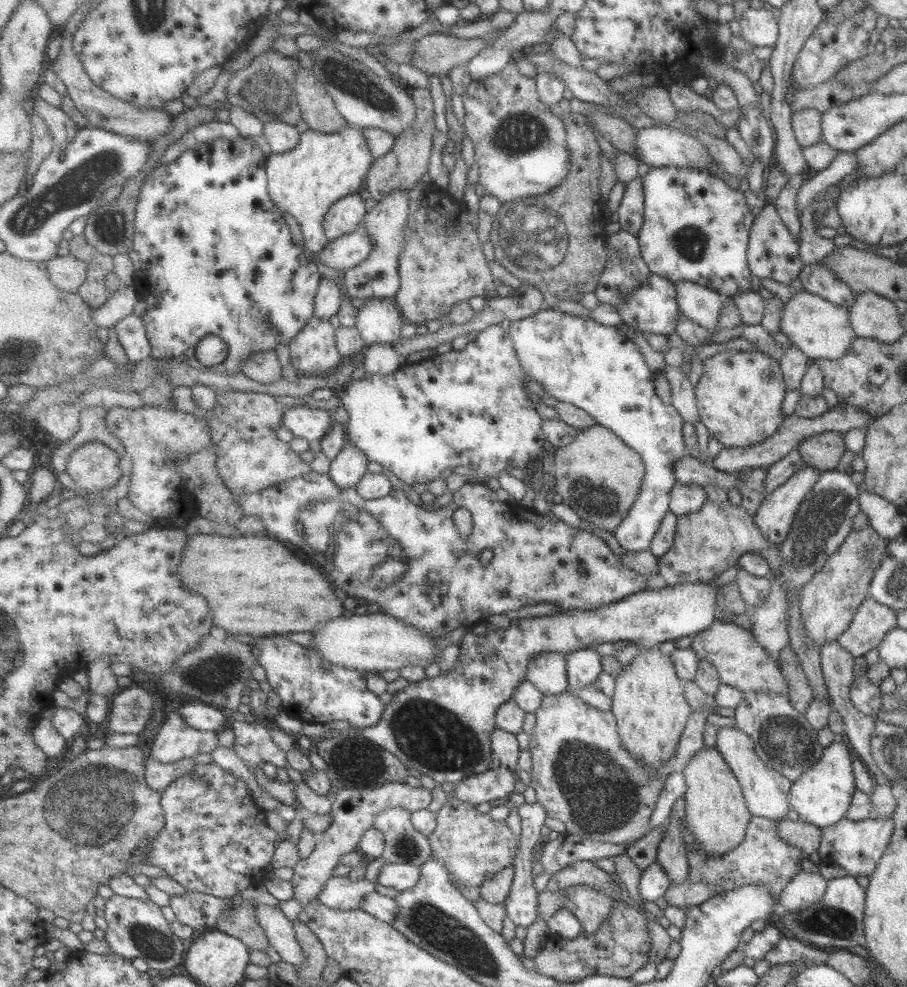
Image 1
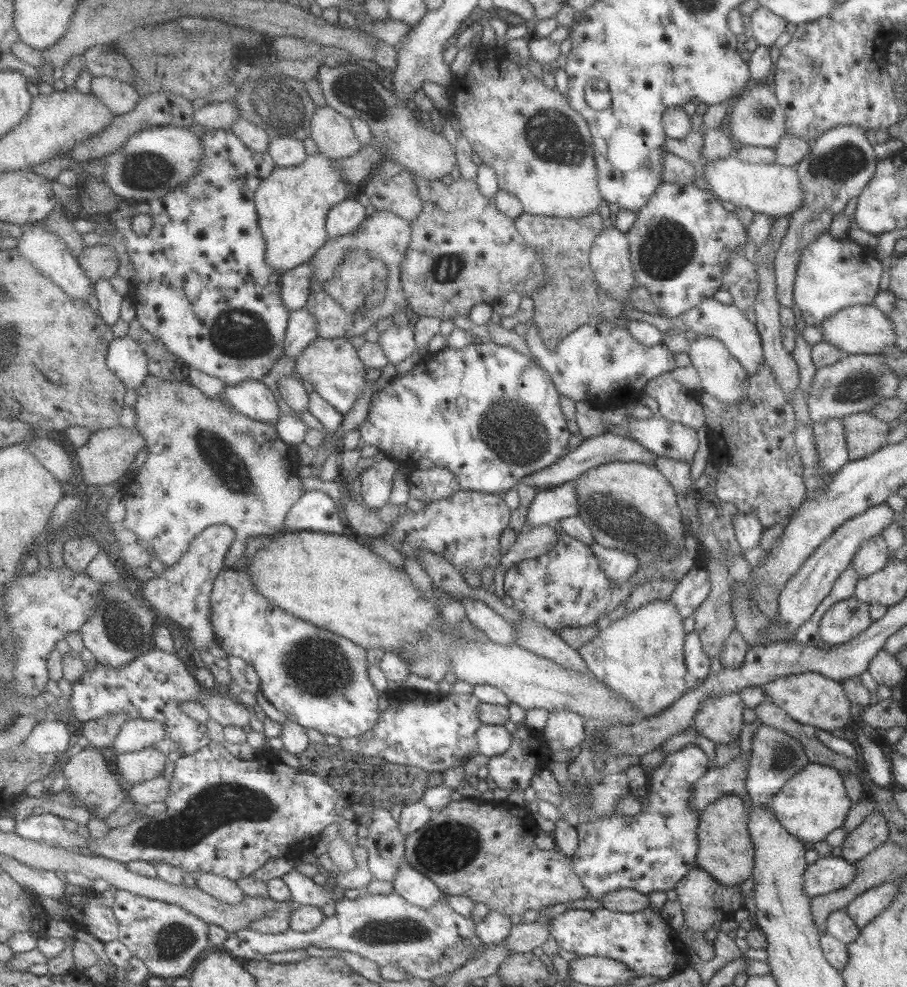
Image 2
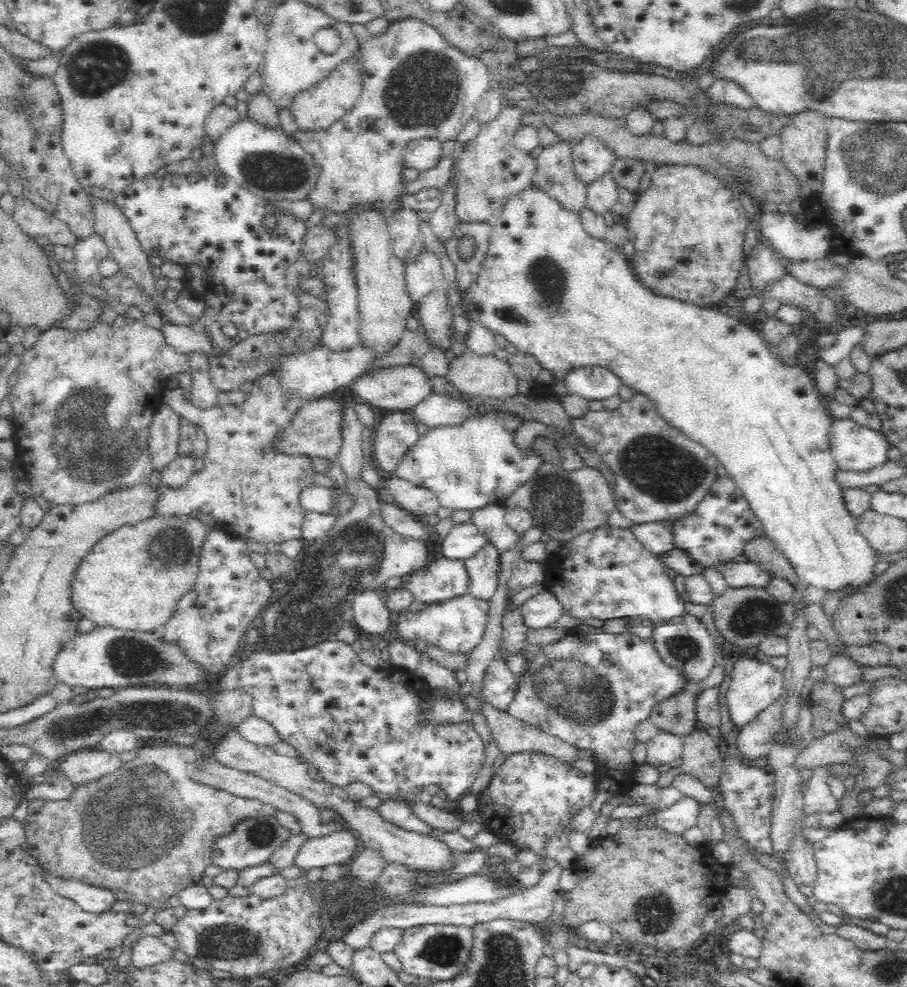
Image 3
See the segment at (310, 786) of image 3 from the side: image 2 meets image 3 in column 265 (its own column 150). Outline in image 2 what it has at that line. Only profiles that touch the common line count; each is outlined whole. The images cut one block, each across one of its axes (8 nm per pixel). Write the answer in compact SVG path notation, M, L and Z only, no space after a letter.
M155 746L117 756L117 768L126 788L159 777L165 770L167 754Z

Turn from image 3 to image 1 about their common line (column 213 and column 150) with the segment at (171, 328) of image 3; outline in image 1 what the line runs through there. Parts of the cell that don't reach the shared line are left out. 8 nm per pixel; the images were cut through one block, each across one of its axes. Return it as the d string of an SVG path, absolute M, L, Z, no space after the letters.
M137 314L128 316L118 322L115 329L117 329L118 339L124 346L131 362L141 362L141 360L152 356L151 341L149 341L149 335L147 335L142 317Z

